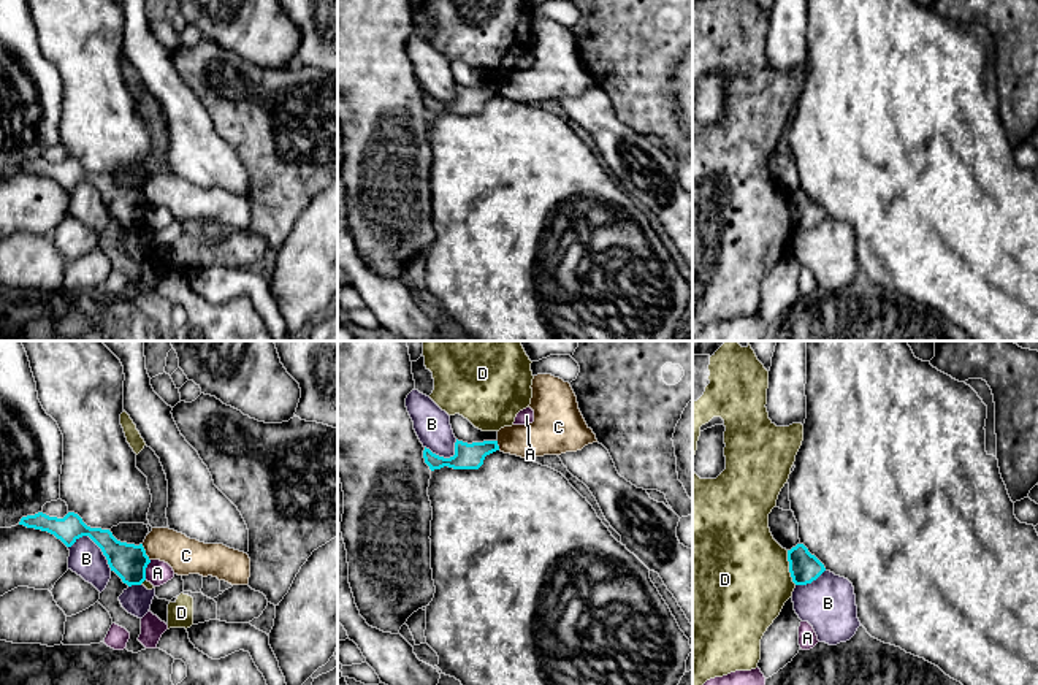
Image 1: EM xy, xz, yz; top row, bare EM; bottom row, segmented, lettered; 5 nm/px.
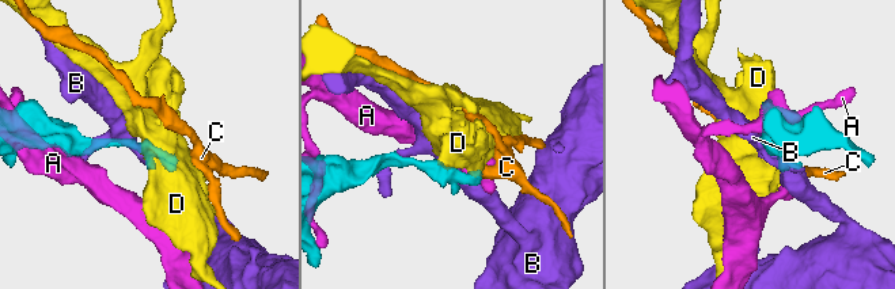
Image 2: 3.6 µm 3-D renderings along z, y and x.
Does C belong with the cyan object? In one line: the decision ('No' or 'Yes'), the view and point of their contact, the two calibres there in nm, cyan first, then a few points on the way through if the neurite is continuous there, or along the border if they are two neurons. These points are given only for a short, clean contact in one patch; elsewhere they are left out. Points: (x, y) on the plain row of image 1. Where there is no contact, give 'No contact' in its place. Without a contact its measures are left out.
No. Touches cyan at xy (145, 197). Thickness 180 nm (cyan) against 180 nm. Boundary: xy (141, 189), (149, 205)

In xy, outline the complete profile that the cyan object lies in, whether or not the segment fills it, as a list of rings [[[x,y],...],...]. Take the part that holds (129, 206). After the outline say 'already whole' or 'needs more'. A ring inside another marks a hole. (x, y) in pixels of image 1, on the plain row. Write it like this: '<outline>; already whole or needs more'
[[[43,157],[22,162],[19,170],[48,176],[71,192],[79,182],[89,181],[103,197],[111,216],[114,216],[128,232],[141,230],[146,225],[146,212],[151,208],[143,189],[127,189],[117,186],[109,174],[90,173],[82,163],[68,157],[63,163],[49,162]]]; already whole

